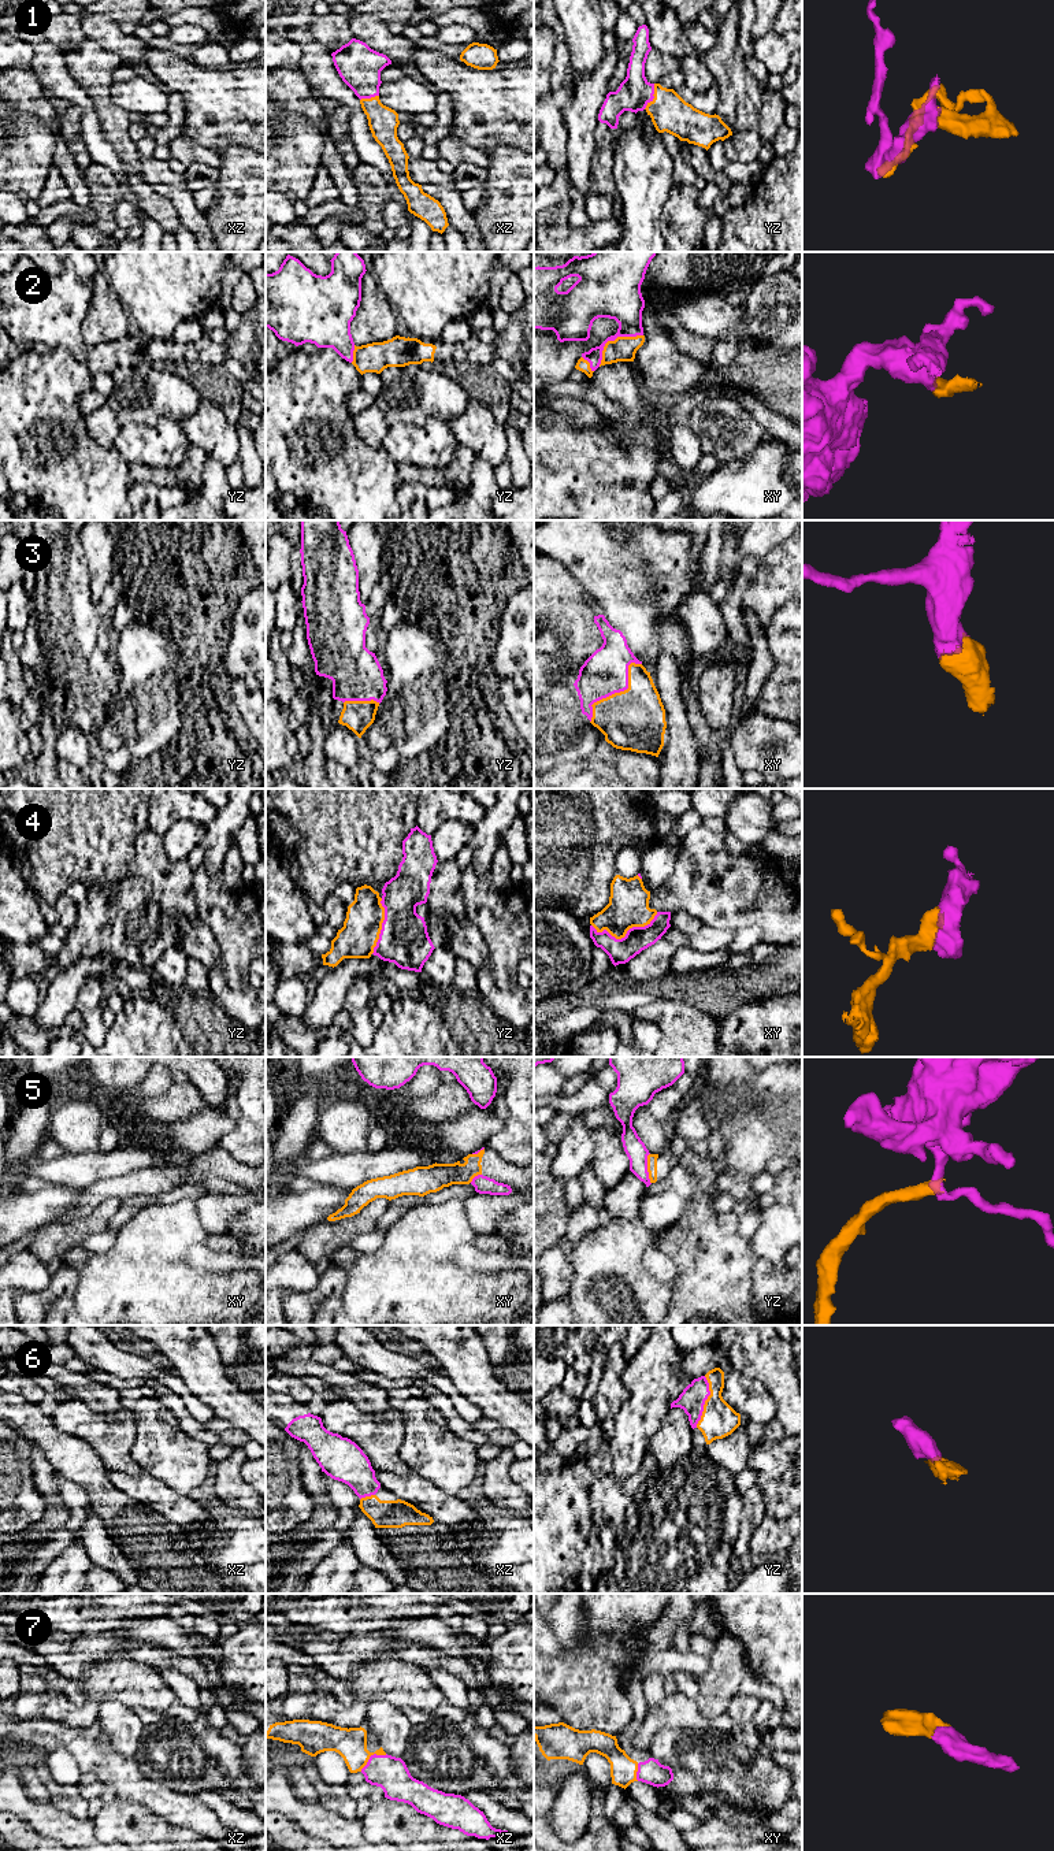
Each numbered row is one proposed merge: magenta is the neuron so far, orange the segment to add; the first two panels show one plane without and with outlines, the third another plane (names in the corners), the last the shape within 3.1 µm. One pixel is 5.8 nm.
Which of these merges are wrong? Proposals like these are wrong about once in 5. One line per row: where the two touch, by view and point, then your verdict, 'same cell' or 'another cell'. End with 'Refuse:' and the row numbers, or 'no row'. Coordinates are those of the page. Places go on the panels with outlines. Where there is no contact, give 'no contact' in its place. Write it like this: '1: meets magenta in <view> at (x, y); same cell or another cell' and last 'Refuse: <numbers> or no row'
1: meets magenta in yz at (653, 96); same cell
2: meets magenta in xy at (612, 340); same cell
3: meets magenta in xy at (618, 692); same cell
4: meets magenta in xy at (626, 934); same cell
5: meets magenta in yz at (646, 1168); another cell
6: meets magenta in yz at (704, 1402); same cell
7: meets magenta in xz at (371, 1755); same cell
Refuse: 5

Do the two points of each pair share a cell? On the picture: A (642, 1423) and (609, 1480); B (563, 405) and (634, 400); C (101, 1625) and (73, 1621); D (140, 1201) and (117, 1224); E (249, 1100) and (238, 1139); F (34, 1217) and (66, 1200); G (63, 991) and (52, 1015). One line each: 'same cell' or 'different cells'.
A: different cells
B: different cells
C: same cell
D: same cell
E: same cell
F: same cell
G: same cell

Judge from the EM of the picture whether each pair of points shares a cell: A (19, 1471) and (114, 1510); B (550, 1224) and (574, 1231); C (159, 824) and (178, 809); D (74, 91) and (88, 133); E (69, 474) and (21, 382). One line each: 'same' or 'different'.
A: different
B: different
C: same
D: same
E: same

